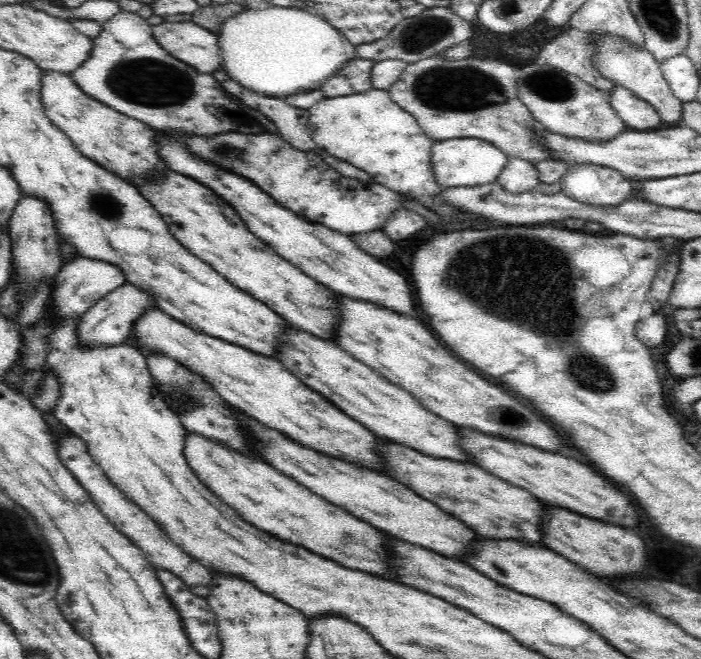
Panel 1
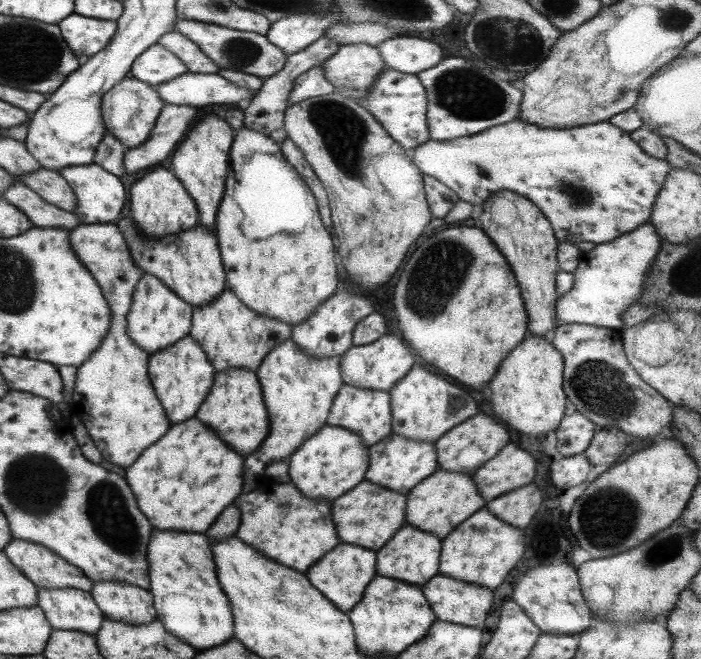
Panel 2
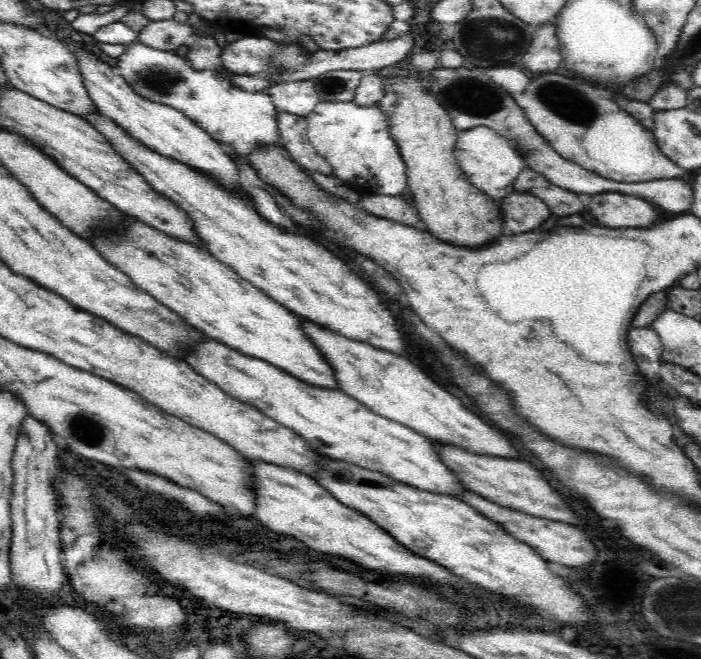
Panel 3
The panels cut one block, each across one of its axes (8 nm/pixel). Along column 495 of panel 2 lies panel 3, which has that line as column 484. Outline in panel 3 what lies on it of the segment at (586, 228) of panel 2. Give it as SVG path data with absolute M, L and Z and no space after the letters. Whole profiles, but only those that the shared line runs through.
M484 125L459 131L453 153L468 182L497 202L513 192L513 182L526 166L524 158L516 152L508 139Z

